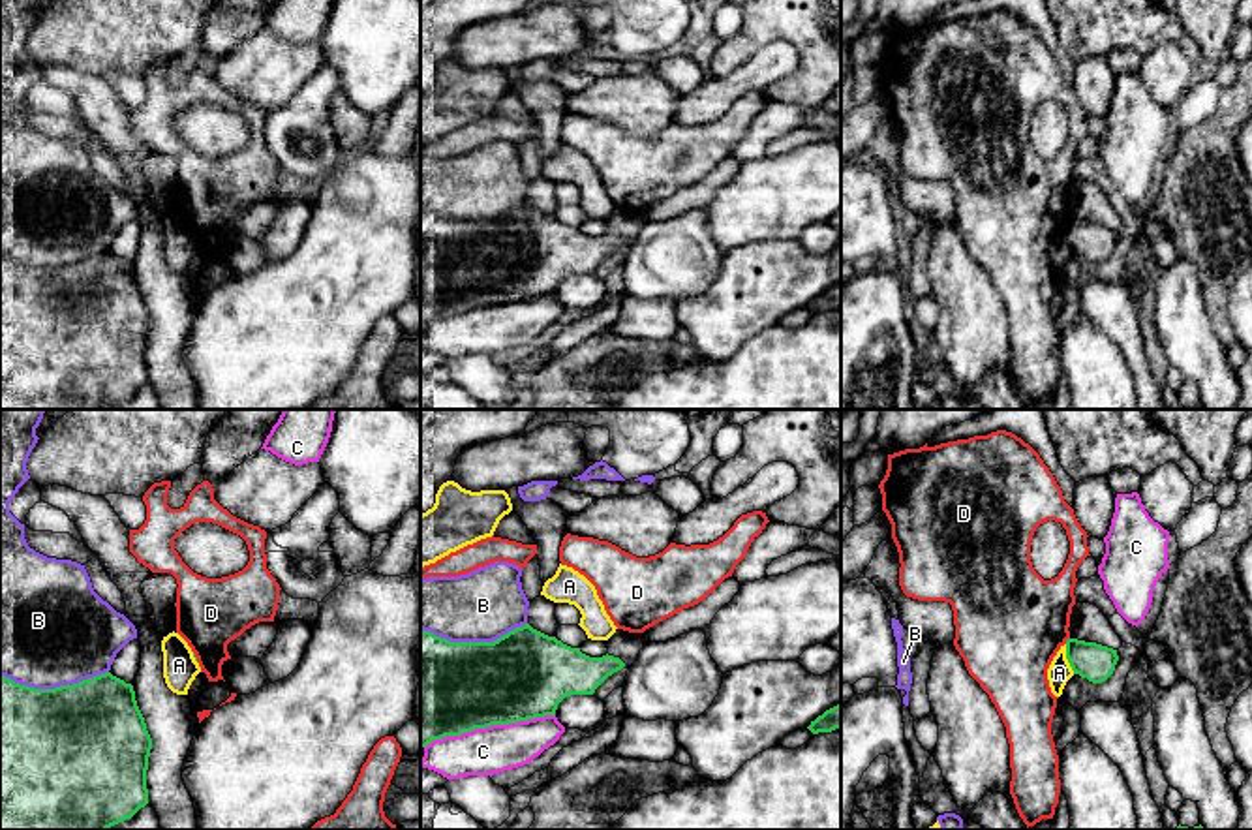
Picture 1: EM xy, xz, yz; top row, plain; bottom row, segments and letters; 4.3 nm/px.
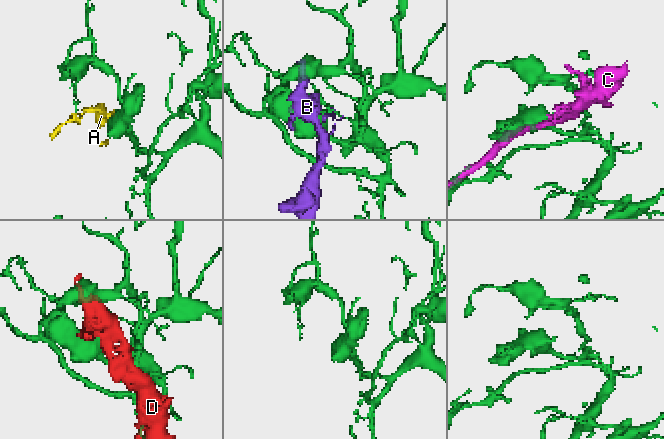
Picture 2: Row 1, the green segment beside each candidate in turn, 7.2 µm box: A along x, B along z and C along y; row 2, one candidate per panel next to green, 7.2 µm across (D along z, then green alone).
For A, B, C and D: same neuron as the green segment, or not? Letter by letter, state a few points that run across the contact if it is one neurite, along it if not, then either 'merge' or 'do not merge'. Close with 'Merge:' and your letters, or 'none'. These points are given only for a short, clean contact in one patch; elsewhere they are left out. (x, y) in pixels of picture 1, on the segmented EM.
A: line yz (1065, 645), (1065, 656), (1074, 673); do not merge
B: do not merge
C: do not merge
D: do not merge
Merge: none

